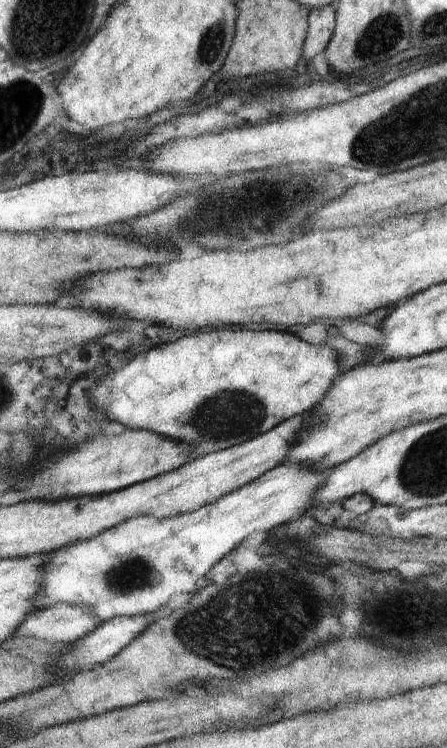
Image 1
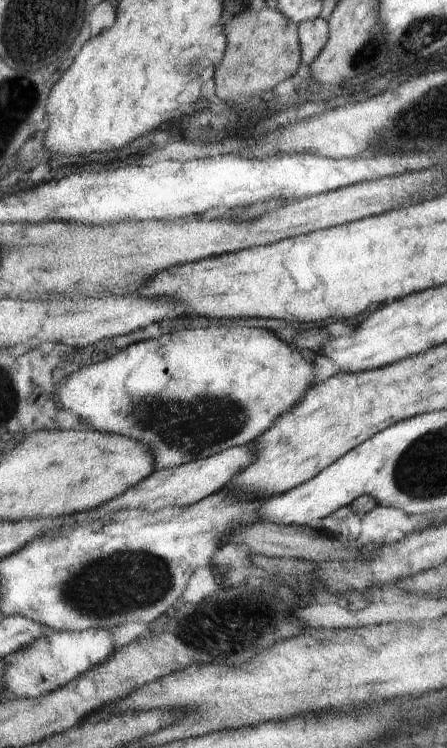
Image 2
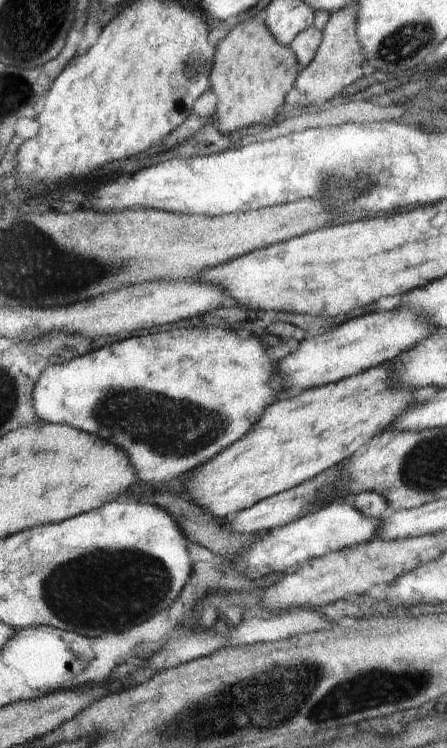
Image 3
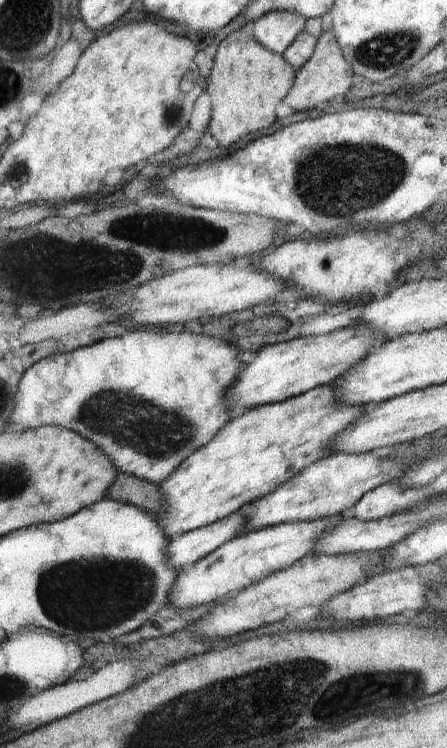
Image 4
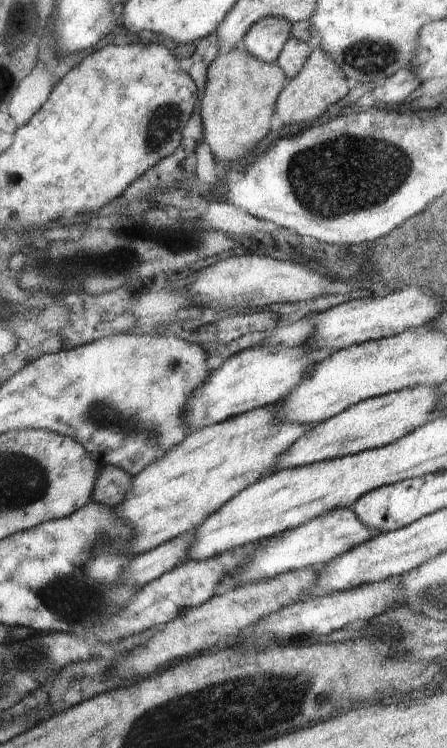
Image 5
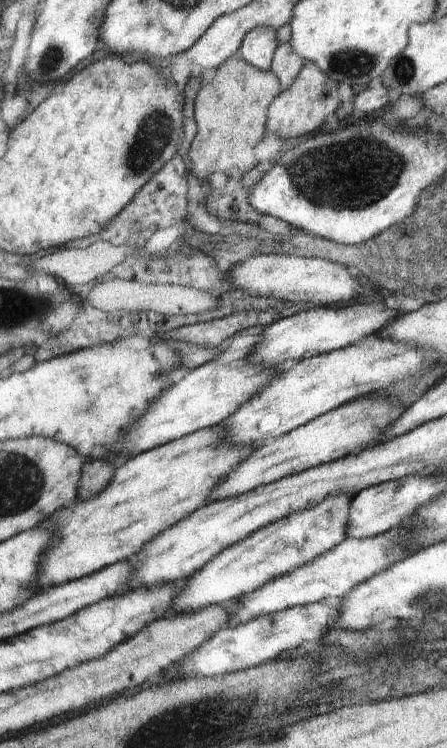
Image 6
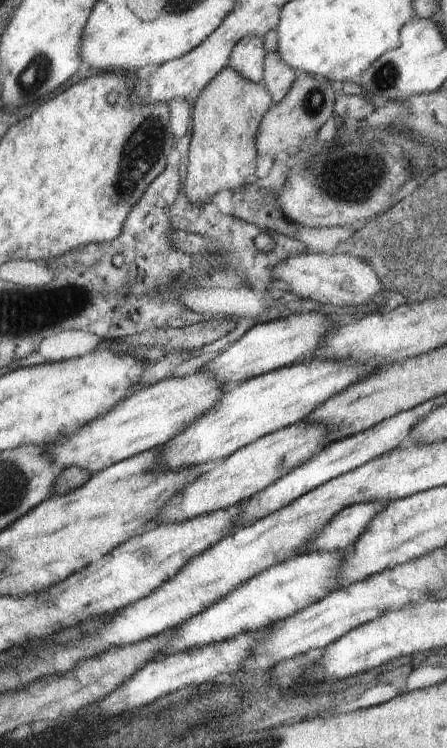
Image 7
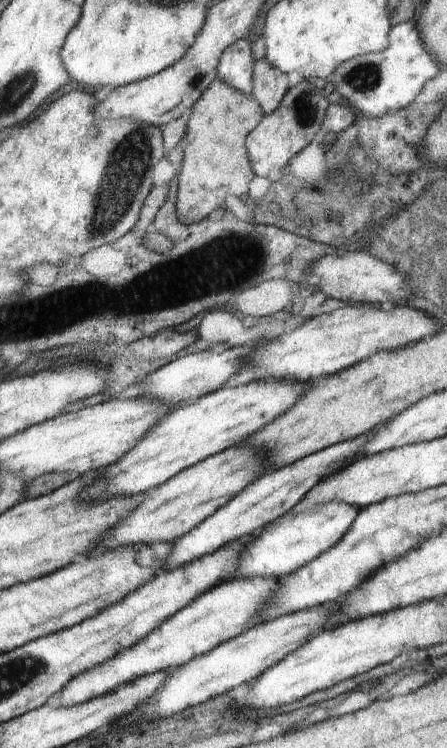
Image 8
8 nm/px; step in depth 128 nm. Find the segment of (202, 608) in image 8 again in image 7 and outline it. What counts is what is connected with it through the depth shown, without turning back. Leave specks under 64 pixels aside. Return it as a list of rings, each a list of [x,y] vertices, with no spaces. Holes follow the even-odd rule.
[[[348,549],[332,553],[330,551],[306,552],[285,560],[284,563],[274,565],[268,571],[261,572],[260,575],[245,582],[241,587],[223,596],[216,604],[209,606],[200,614],[190,617],[184,624],[174,629],[173,636],[165,645],[164,655],[171,655],[189,648],[222,642],[223,640],[234,638],[238,634],[249,633],[268,624],[274,624],[277,621],[292,617],[298,611],[308,608],[311,604],[328,595],[330,591],[338,589],[338,575],[343,566],[340,554],[346,554],[346,550]]]

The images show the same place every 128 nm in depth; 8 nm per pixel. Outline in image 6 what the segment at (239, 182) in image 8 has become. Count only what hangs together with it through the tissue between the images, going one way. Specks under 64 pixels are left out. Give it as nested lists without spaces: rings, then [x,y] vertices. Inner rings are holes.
[[[238,55],[214,70],[200,87],[193,108],[197,133],[189,158],[195,176],[206,181],[210,173],[229,176],[234,167],[247,172],[256,166],[254,148],[265,136],[267,108],[282,90],[280,79],[272,71],[258,70]]]

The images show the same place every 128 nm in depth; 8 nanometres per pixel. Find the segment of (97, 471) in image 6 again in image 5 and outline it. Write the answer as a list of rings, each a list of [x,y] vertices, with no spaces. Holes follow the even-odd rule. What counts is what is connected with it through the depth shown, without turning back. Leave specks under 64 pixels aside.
[[[100,465],[99,477],[93,490],[93,500],[116,509],[132,488],[133,476],[121,466]]]

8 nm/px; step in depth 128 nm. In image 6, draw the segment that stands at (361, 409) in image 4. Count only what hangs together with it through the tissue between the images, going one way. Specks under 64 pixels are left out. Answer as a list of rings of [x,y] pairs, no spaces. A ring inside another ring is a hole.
[[[214,425],[138,453],[122,462],[120,466],[116,466],[110,484],[98,496],[85,501],[78,500],[72,507],[55,513],[46,522],[46,527],[55,534],[55,538],[45,553],[45,560],[39,571],[43,588],[94,574],[138,555],[161,532],[208,504],[215,489],[260,446],[262,445],[233,445],[227,441],[227,430],[222,425]]]

